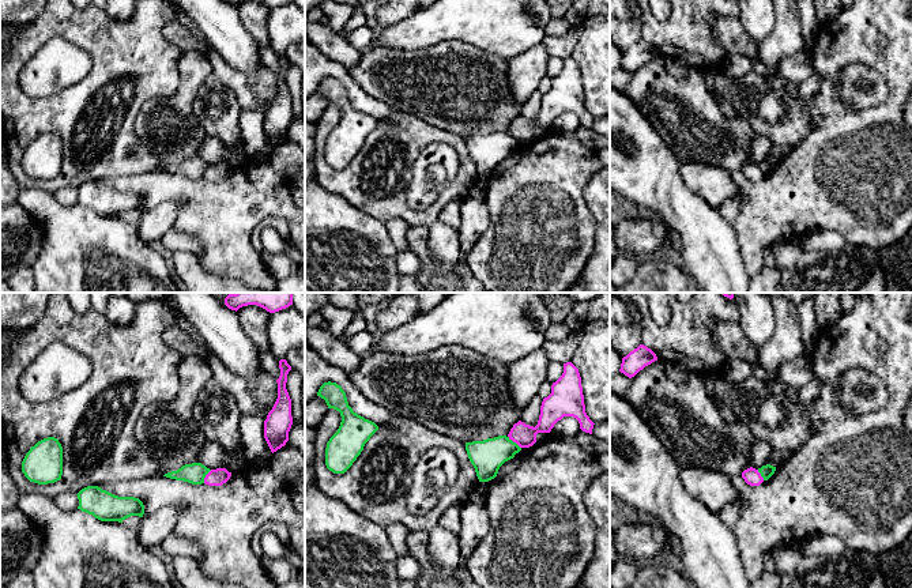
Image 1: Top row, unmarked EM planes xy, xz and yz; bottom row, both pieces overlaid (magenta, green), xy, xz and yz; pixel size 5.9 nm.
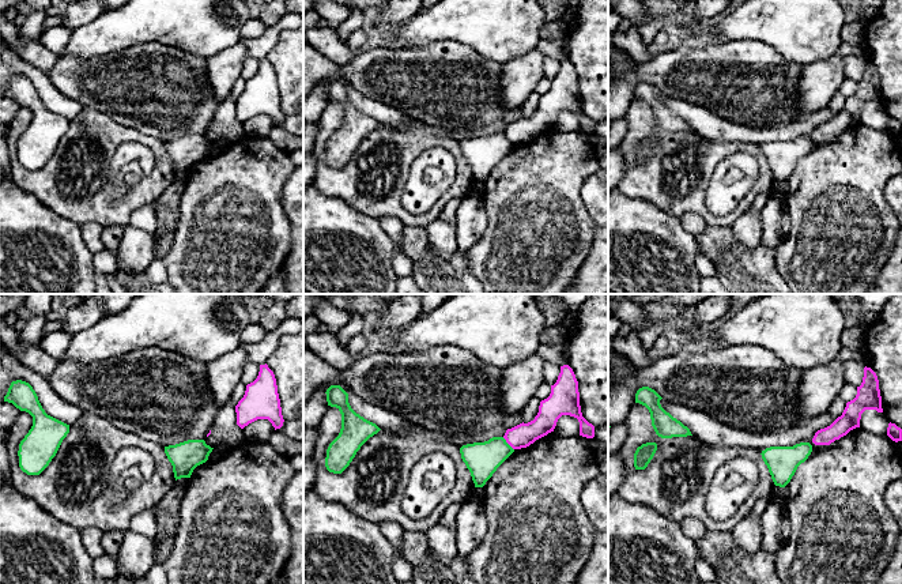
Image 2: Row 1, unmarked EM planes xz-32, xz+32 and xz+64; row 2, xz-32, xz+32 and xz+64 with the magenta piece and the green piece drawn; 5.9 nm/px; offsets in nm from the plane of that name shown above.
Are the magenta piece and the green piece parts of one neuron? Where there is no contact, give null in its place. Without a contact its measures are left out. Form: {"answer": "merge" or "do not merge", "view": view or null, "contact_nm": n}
{"answer": "do not merge", "view": "xz", "contact_nm": 110}

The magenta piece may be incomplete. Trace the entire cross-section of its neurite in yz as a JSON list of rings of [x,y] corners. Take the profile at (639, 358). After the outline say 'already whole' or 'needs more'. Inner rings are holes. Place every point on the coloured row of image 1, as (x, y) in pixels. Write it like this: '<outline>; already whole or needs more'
[[[640,344],[637,348],[622,358],[619,372],[632,378],[655,361],[657,361],[656,354],[647,346]]]; already whole

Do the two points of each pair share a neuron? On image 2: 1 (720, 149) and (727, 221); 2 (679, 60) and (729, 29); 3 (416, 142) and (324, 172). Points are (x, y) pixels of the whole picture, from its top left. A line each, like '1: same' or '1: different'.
1: same
2: different
3: same

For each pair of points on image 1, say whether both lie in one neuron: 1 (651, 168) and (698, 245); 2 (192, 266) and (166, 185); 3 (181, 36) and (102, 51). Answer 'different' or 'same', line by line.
1: same
2: different
3: different

